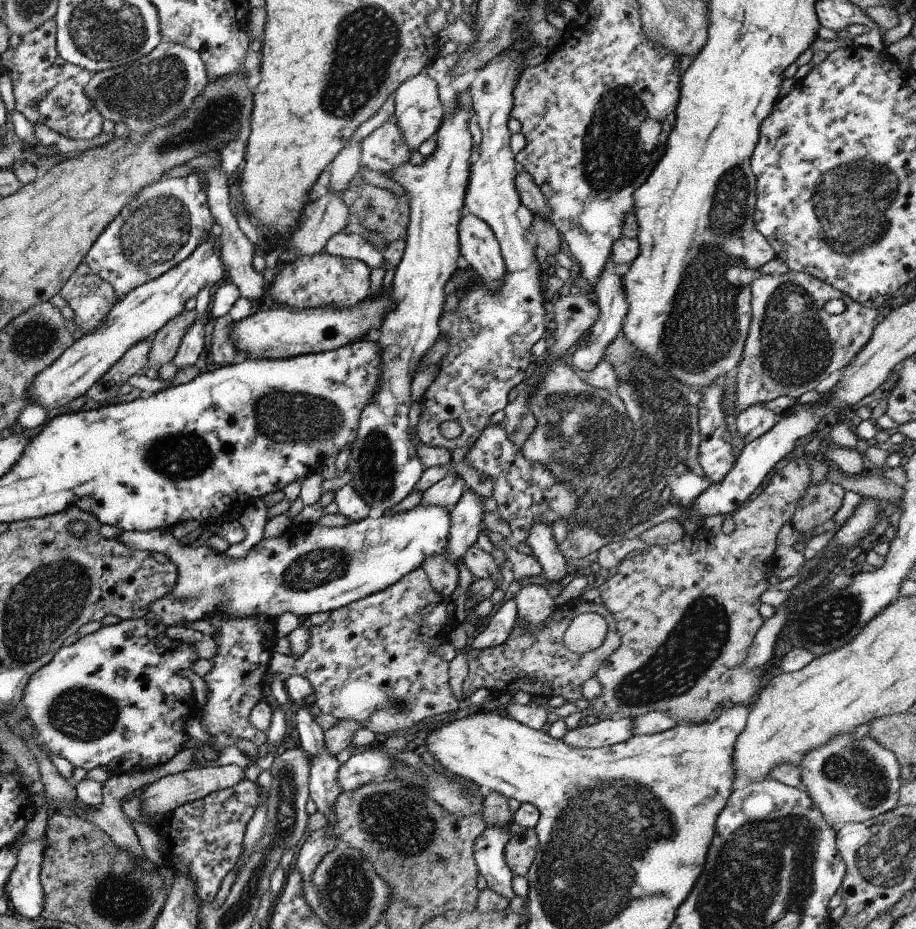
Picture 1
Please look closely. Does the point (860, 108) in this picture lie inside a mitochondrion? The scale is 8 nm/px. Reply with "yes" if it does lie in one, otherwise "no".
no

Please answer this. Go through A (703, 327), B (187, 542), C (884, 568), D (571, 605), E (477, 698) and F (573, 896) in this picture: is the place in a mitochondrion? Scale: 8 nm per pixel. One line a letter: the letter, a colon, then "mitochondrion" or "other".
A: mitochondrion
B: other
C: other
D: other
E: other
F: mitochondrion

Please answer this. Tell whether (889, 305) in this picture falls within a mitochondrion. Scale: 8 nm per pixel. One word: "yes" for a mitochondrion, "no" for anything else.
no

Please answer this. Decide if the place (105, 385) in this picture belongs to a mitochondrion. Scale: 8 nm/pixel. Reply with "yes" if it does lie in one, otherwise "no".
no

